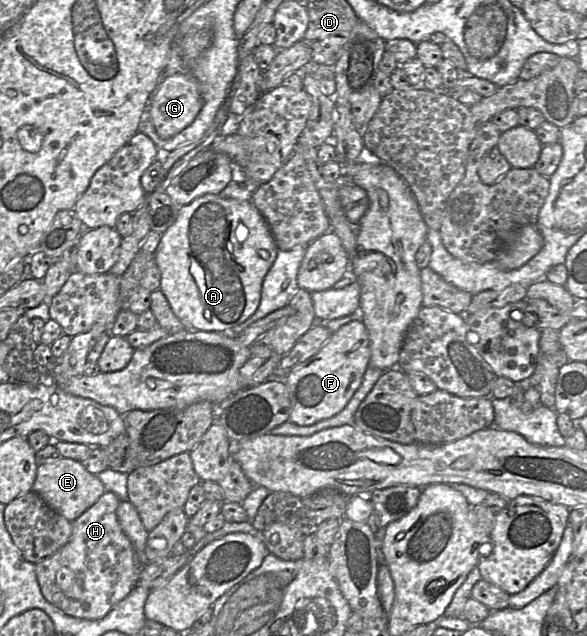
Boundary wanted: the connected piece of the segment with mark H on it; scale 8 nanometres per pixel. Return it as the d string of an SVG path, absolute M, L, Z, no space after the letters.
M105 491L72 522L69 541L55 554L34 565L43 597L66 615L101 619L138 584L141 564L118 522L116 510L119 503L114 493Z

